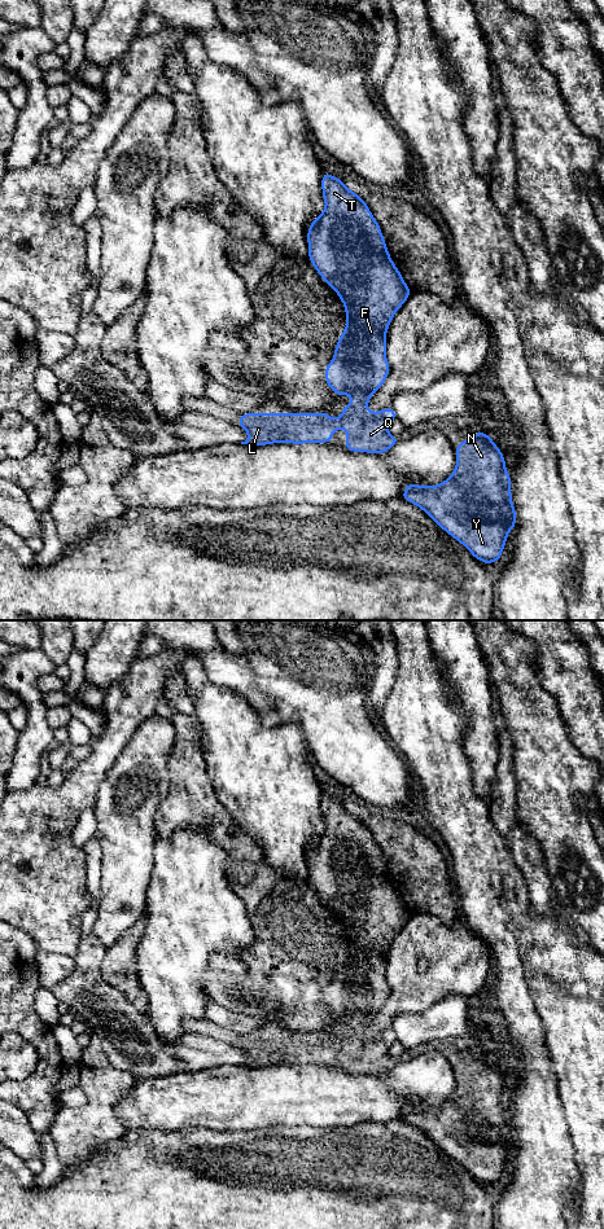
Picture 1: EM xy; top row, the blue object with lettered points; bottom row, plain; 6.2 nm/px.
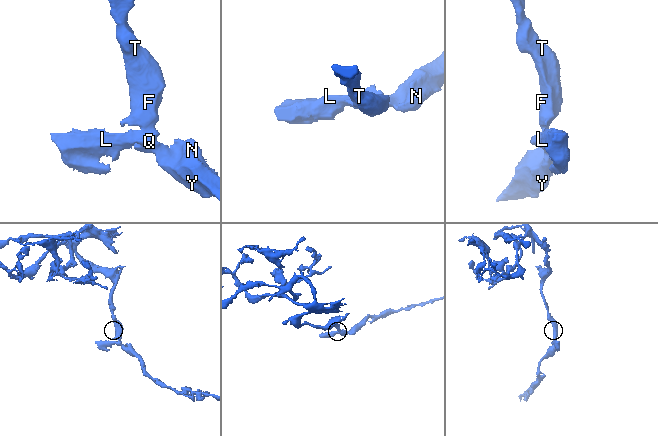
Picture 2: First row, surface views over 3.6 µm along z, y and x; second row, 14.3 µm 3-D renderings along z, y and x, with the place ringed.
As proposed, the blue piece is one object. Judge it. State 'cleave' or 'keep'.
keep

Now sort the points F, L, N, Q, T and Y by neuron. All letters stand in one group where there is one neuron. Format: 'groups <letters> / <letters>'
groups F L N Q T Y

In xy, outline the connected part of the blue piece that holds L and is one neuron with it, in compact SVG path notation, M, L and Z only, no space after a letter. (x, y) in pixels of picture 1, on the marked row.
M327 172L321 176L321 192L325 207L308 225L308 259L319 276L338 294L346 313L346 328L336 343L332 361L324 368L324 374L327 376L324 382L332 389L334 395L350 395L351 403L347 407L341 407L342 414L340 418L331 418L327 411L320 413L250 412L241 414L236 425L249 434L248 439L241 442L241 444L258 447L273 443L292 443L297 445L303 443L331 443L334 430L345 429L345 449L380 455L388 452L399 442L399 438L390 435L388 431L389 425L397 418L397 413L391 407L381 409L380 412L372 412L366 405L369 403L371 396L381 389L390 373L390 365L386 359L386 333L395 312L404 304L412 291L390 258L380 224L373 218L366 201L350 190L343 180Z

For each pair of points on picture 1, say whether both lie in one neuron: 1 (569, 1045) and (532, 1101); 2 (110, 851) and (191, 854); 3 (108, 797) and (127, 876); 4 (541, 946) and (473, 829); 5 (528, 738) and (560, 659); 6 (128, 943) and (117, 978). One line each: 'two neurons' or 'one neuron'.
1: two neurons
2: two neurons
3: one neuron
4: two neurons
5: two neurons
6: one neuron

